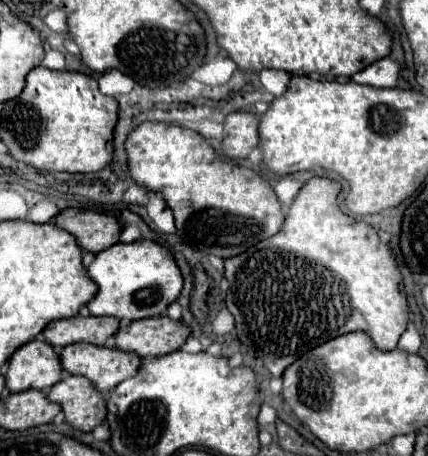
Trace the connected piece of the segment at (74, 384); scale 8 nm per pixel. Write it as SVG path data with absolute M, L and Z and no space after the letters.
M65 376L51 386L47 398L61 406L65 422L79 432L91 432L107 414L105 396L93 390L91 382L81 376Z

